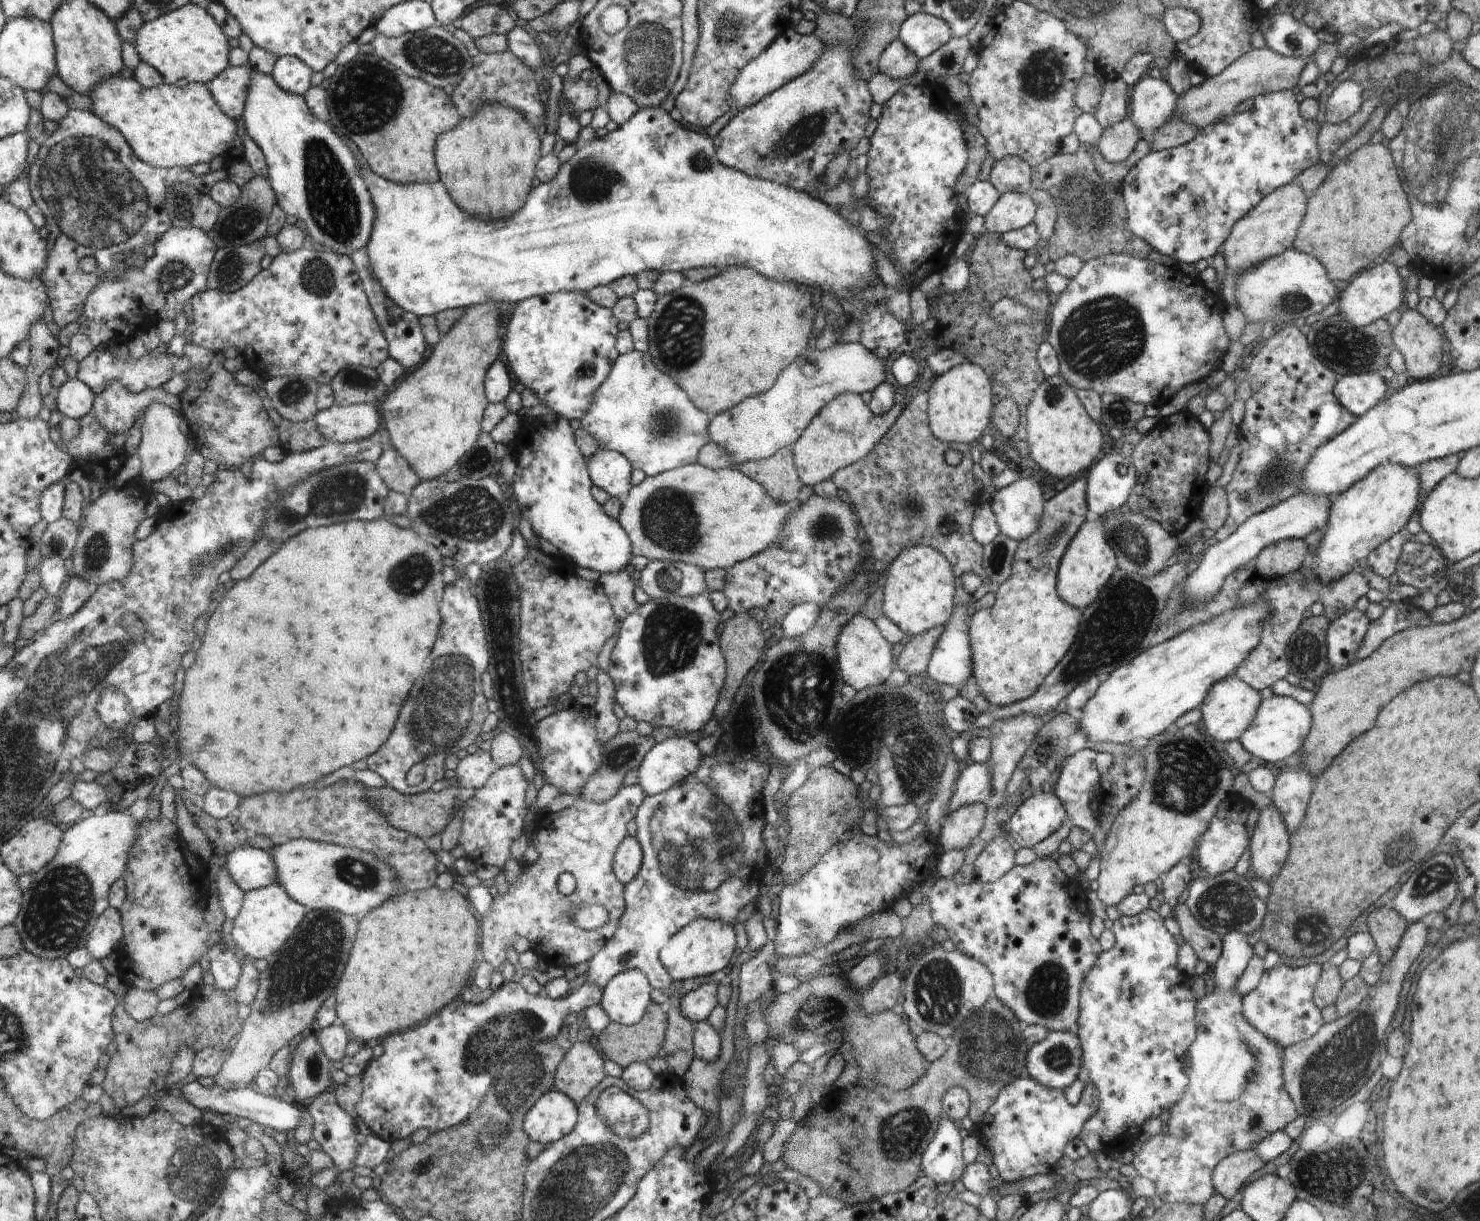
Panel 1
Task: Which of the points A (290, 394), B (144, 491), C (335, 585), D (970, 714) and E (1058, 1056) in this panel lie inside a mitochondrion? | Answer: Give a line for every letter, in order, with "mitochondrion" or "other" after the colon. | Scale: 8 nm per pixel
A: mitochondrion
B: other
C: other
D: other
E: mitochondrion

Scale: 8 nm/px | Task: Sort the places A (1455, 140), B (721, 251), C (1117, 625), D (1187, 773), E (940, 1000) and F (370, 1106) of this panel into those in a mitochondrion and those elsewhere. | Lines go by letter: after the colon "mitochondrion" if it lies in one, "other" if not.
A: mitochondrion
B: other
C: mitochondrion
D: mitochondrion
E: mitochondrion
F: other

